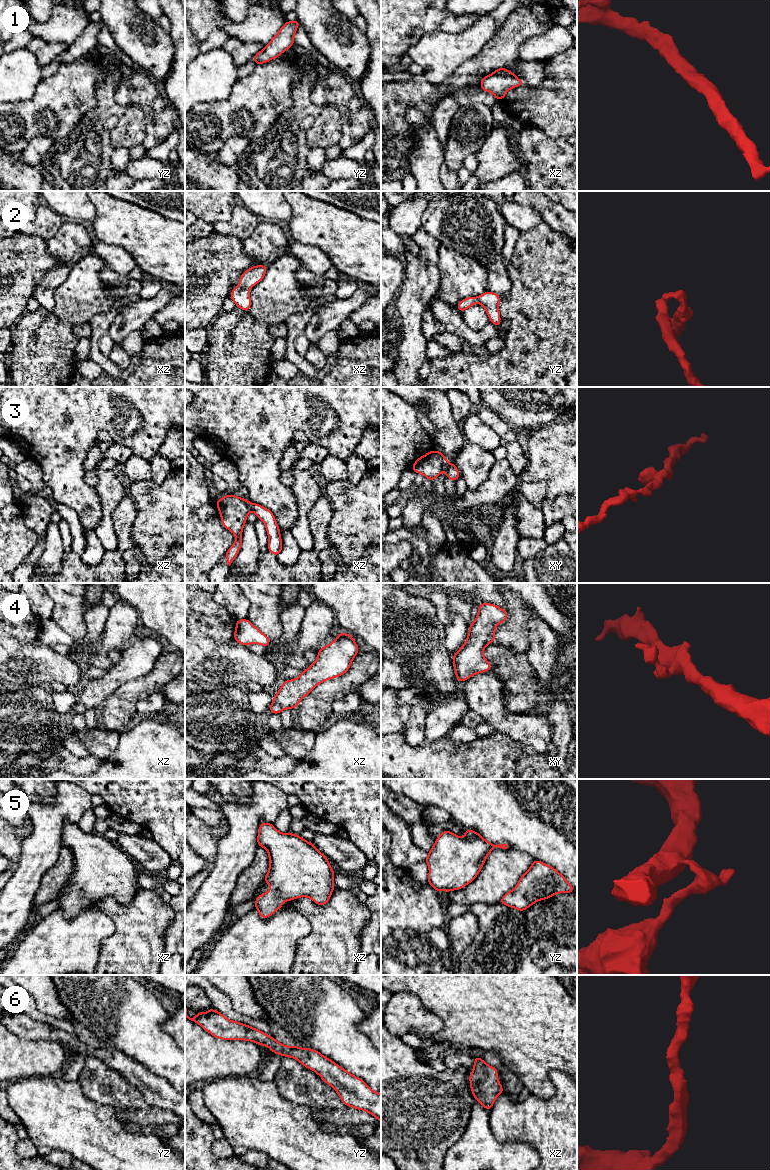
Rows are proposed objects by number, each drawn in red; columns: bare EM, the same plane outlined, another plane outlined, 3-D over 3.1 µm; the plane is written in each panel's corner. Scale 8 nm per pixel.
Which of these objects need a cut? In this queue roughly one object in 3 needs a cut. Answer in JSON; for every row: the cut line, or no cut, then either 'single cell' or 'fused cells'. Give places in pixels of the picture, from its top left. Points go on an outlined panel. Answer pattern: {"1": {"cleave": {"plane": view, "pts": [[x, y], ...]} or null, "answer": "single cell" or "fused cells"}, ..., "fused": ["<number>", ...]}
{"1": {"cleave": null, "answer": "single cell"}, "2": {"cleave": null, "answer": "single cell"}, "3": {"cleave": {"plane": "xz", "pts": [[249, 503], [251, 509]]}, "answer": "fused cells"}, "4": {"cleave": null, "answer": "single cell"}, "5": {"cleave": null, "answer": "single cell"}, "6": {"cleave": null, "answer": "single cell"}, "fused": ["3"]}

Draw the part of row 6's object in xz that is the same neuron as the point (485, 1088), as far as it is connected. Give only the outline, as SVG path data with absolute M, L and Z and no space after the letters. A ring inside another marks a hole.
M474 1056L473 1072L470 1074L470 1089L474 1099L481 1103L487 1111L490 1111L498 1095L504 1089L501 1086L496 1068L486 1064L482 1058Z

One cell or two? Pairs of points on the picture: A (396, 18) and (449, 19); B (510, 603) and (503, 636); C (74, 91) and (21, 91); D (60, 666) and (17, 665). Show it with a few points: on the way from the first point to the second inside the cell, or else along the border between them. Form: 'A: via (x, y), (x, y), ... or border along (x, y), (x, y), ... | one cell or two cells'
A: via (409, 18), (436, 18) | one cell
B: via (512, 611), (511, 628) | one cell
C: border along (42, 79), (31, 98), (14, 102) | two cells
D: border along (32, 642), (17, 653), (28, 674) | two cells

